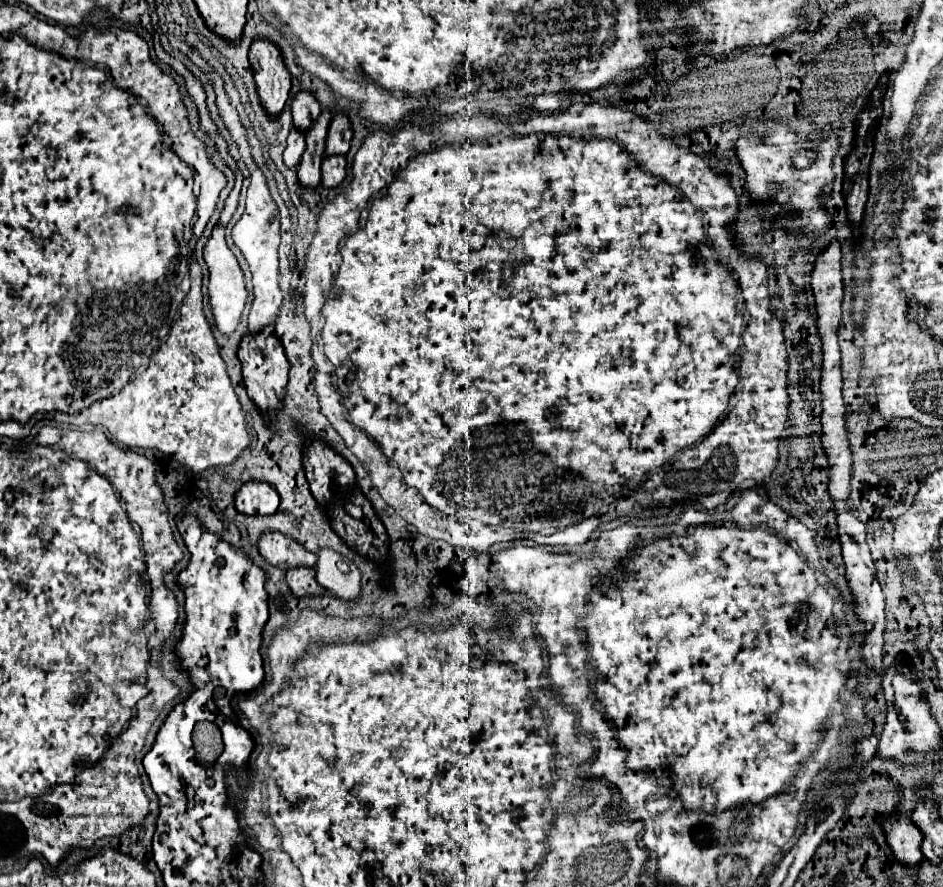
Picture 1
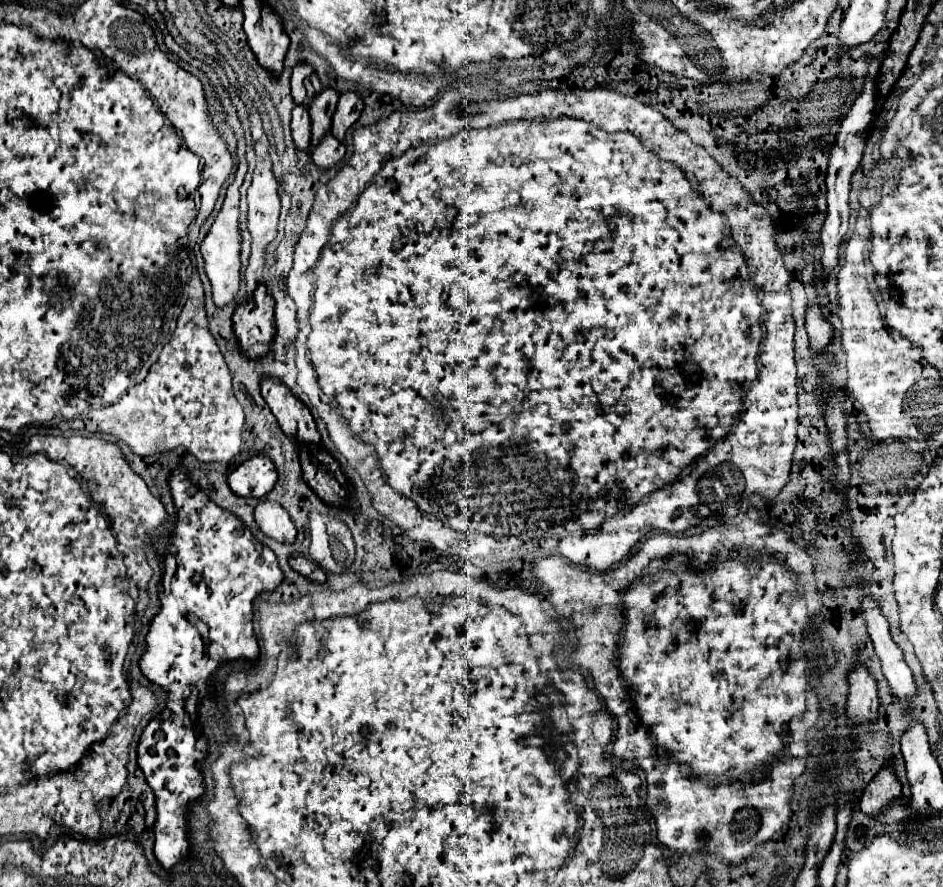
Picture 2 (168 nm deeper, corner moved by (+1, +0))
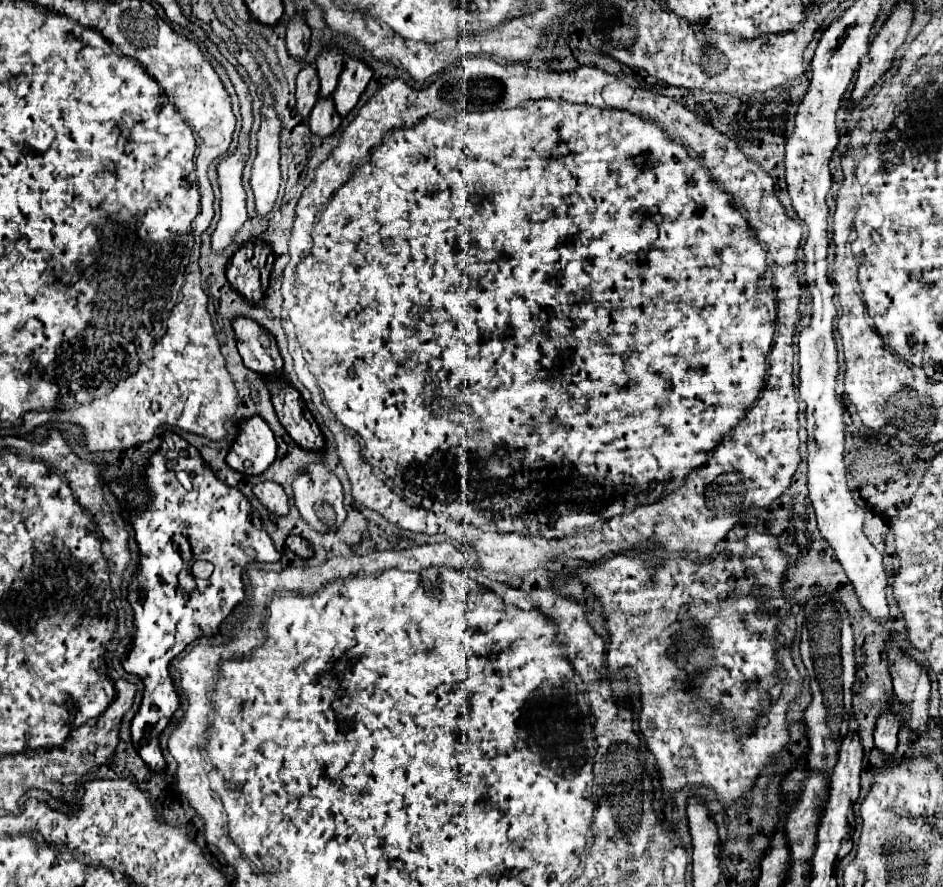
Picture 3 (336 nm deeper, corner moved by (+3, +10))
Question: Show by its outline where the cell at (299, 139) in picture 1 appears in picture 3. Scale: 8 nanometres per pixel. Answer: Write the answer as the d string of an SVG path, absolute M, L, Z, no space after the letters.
M304 66L296 78L296 112L308 120L318 100L318 76L314 66Z

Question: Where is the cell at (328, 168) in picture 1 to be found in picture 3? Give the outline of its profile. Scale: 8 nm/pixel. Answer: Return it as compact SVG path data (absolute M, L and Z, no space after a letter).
M320 98L316 102L316 106L314 106L312 114L310 114L308 124L310 124L312 134L318 136L318 138L328 138L328 136L332 136L338 130L340 116L334 110L332 98Z

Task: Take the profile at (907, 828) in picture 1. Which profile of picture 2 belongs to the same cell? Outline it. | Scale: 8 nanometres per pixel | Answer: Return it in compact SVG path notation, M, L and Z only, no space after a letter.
M886 766L864 788L862 798L860 798L860 810L864 814L880 814L888 802L902 796L900 790L902 790L902 784L900 784L896 772L890 766Z

